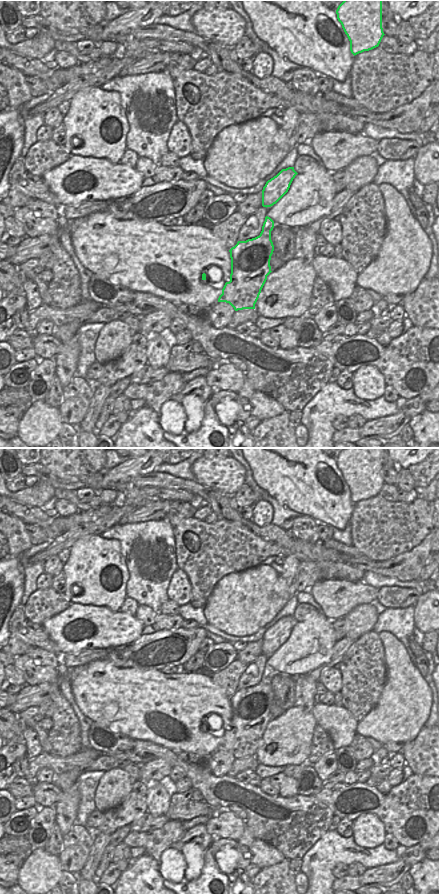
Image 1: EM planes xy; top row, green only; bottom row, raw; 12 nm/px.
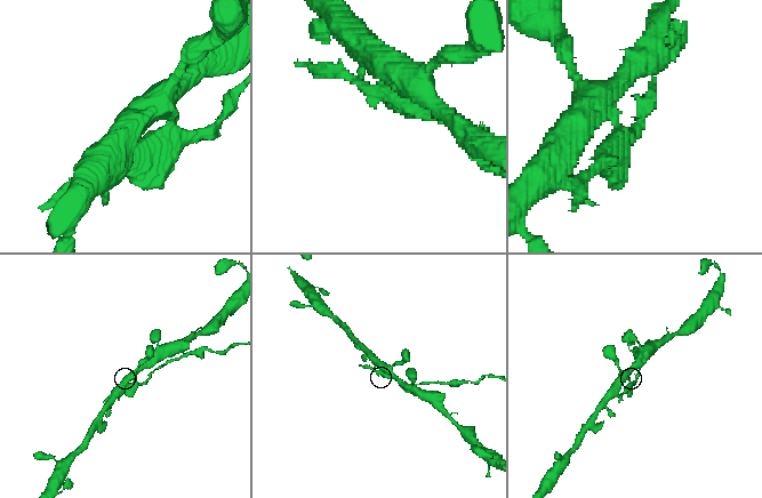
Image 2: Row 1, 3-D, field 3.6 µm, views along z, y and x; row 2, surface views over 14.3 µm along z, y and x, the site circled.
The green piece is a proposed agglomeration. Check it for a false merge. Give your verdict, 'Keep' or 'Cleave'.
Cleave

